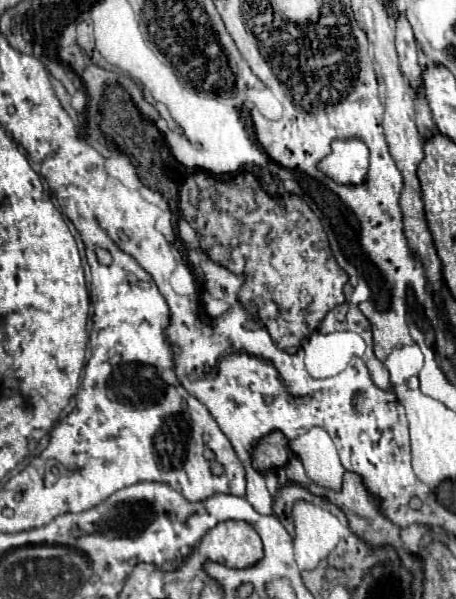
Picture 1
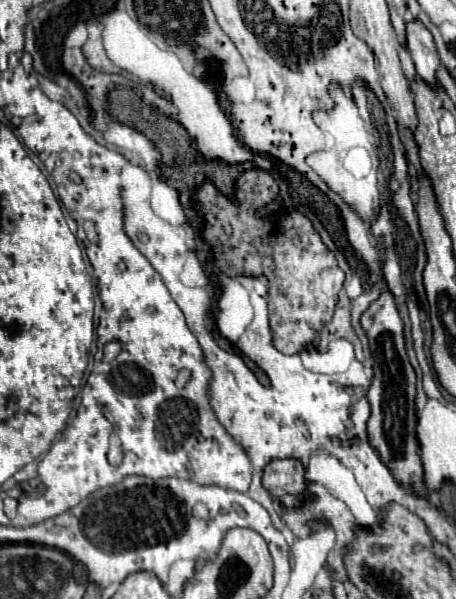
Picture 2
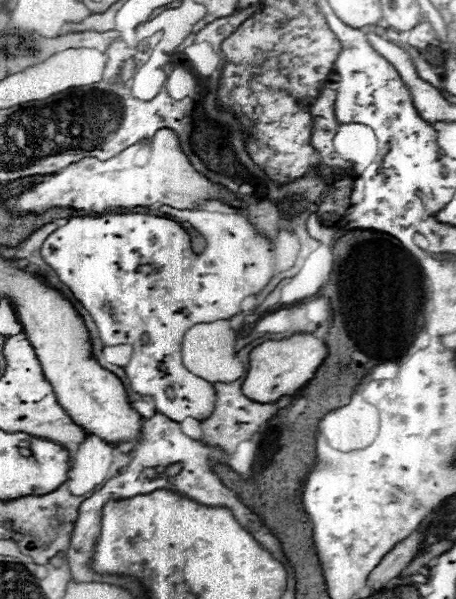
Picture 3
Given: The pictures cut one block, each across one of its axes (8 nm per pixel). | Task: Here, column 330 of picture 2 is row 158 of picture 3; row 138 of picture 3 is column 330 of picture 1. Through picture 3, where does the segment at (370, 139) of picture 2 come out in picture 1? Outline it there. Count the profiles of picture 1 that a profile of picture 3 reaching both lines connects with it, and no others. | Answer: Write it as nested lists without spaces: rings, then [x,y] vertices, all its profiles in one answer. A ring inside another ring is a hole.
[[[358,138],[334,140],[332,152],[318,162],[318,170],[338,184],[364,184],[368,174],[368,148]]]

